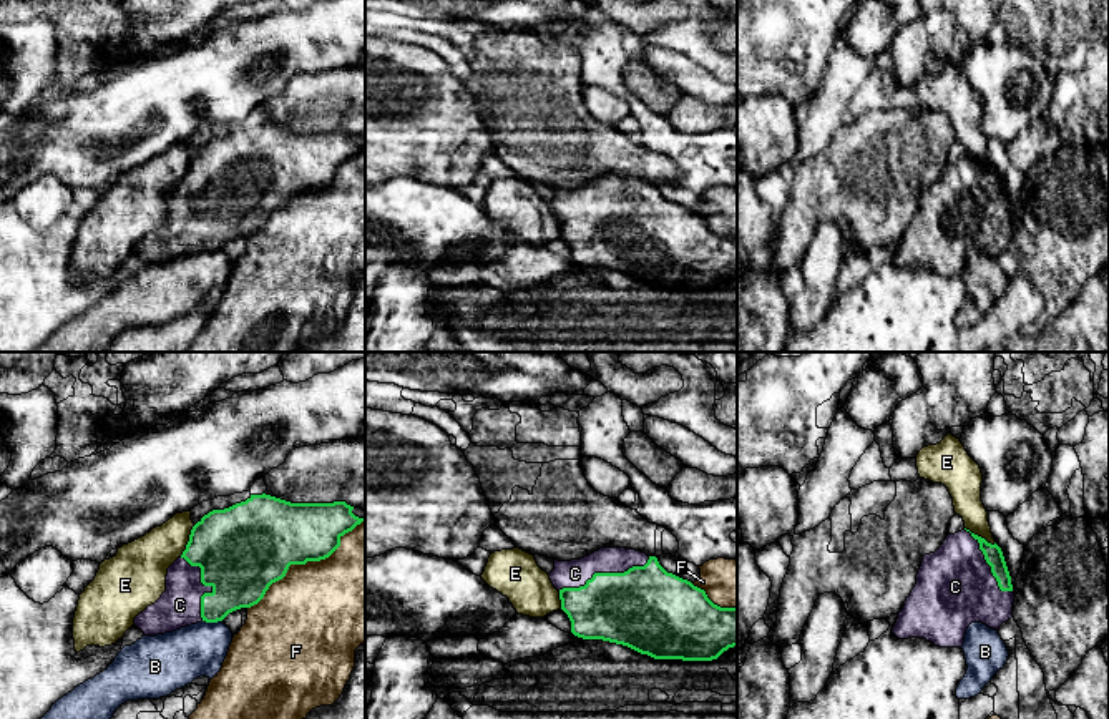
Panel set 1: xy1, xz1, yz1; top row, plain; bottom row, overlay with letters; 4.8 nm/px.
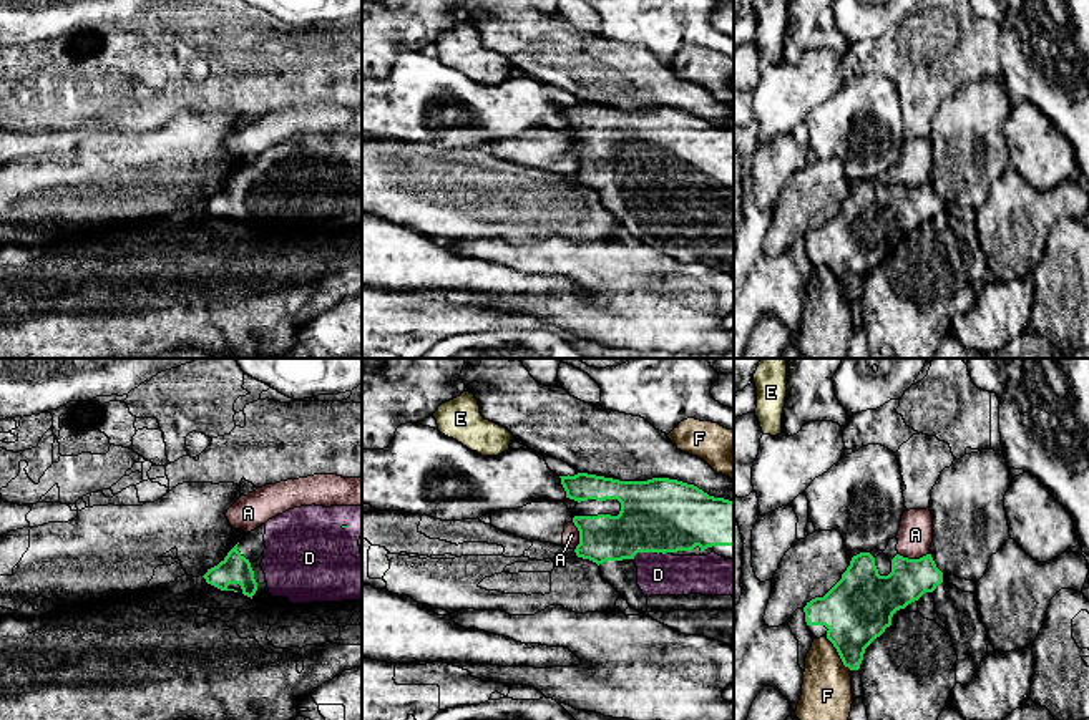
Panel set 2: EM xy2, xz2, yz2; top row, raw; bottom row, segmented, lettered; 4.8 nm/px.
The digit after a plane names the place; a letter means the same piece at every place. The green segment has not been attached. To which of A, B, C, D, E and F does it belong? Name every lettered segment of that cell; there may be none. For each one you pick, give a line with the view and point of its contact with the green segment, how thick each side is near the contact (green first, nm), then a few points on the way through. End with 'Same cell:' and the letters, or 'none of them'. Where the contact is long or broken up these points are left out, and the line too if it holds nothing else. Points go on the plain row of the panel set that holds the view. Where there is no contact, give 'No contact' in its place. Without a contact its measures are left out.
C: Touches green at xz1 (605, 201). Thickness 400 nm (green) against 140 nm
D: Touches green at xz2 (644, 180). Thickness 360 nm (green) against 200 nm
Same cell: C, D

